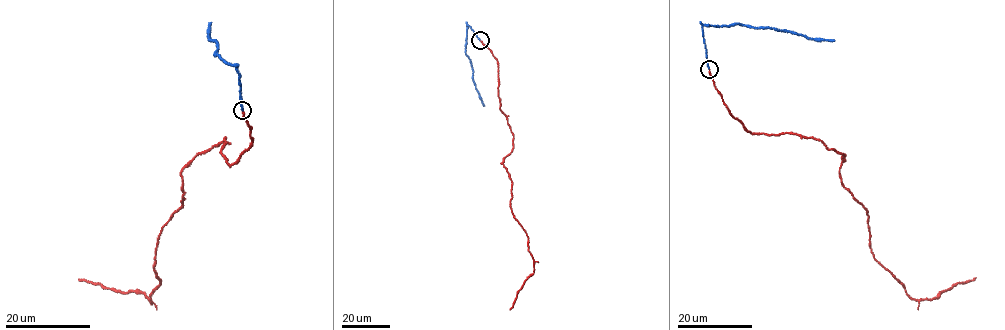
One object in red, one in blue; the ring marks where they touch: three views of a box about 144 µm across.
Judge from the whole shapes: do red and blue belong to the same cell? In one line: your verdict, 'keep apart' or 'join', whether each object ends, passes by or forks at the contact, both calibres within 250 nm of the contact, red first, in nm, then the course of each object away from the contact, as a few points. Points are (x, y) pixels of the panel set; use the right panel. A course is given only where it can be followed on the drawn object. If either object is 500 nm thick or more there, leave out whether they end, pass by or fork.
join; red ends there; blue ends there; 280 nm thick on the red side, 280 nm on the other; red runs (709, 68), (745, 129), (812, 136), (845, 155), (841, 185), (865, 210), (873, 258), (913, 299), (976, 277); blue runs (709, 68), (703, 25), (739, 24), (835, 40)

